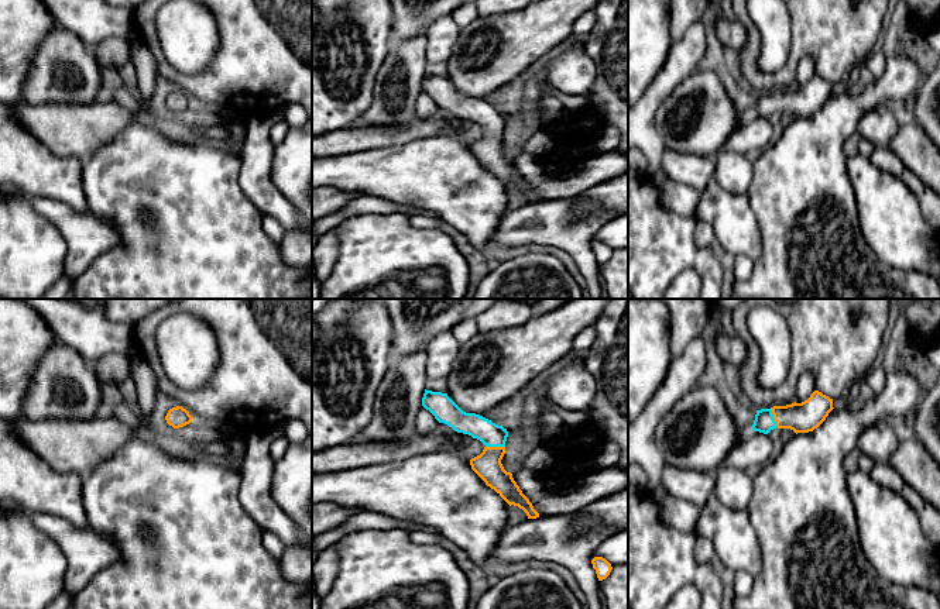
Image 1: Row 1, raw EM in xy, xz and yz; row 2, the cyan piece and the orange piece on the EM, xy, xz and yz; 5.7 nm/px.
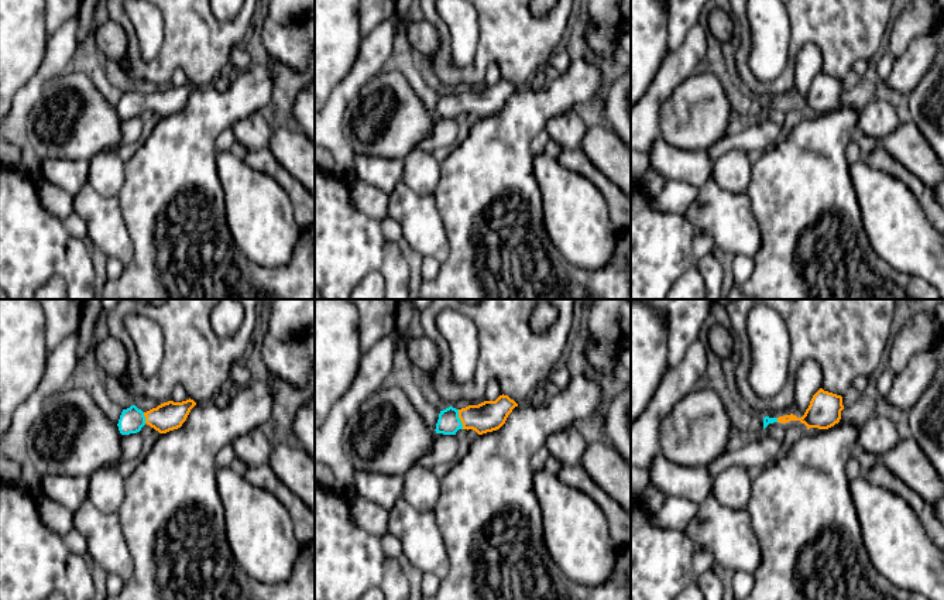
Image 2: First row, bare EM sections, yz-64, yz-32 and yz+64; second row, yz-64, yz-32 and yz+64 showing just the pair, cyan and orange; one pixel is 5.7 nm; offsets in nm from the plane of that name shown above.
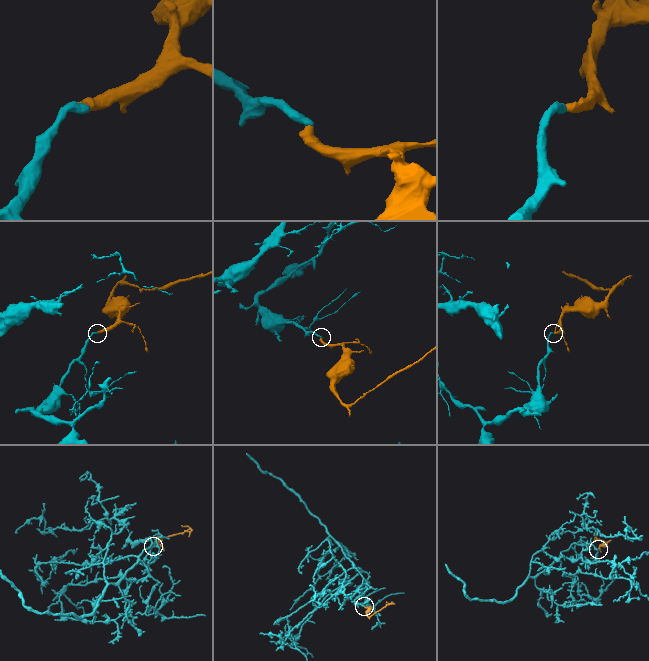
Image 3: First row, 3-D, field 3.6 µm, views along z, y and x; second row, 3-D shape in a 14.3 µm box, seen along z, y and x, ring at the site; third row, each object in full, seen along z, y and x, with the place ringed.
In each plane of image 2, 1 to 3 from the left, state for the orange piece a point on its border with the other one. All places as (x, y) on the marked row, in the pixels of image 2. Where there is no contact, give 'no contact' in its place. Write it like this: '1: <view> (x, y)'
1: yz-64 (144, 418)
2: yz-32 (459, 420)
3: yz+64 (776, 420)

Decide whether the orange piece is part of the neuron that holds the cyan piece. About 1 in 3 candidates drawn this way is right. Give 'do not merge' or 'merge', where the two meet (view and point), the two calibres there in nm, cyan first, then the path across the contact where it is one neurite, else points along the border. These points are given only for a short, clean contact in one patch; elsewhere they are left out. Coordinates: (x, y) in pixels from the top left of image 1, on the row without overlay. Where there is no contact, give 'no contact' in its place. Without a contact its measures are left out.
merge; contact xz (496, 130); calibres 140 and 160 nm; way xz (491, 119), (496, 130), (487, 150)

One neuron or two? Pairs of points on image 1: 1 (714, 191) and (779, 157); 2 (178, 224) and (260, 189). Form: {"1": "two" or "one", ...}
{"1": "two", "2": "two"}

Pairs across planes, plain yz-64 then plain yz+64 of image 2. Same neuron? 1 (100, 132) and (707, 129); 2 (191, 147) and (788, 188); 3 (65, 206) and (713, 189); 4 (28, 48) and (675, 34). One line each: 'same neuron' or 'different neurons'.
1: same neuron
2: same neuron
3: different neurons
4: different neurons

